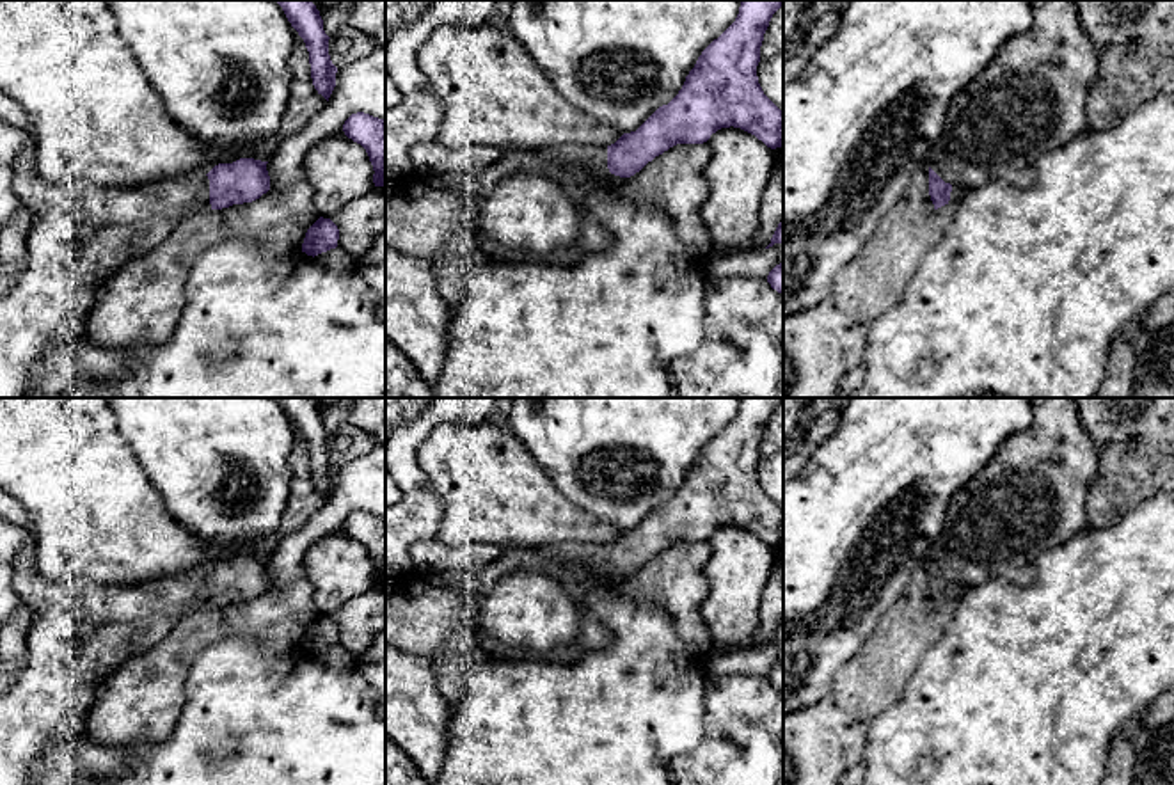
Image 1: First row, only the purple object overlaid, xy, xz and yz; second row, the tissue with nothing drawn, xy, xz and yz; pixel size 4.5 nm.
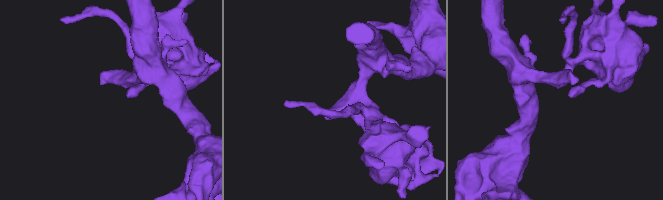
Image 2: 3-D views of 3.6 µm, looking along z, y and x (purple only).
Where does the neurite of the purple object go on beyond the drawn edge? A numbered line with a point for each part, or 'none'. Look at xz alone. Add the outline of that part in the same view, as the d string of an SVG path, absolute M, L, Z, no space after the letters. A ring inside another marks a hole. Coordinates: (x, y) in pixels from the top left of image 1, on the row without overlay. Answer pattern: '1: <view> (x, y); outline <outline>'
1: xz (592, 558); outline M565 542L535 549L572 574L606 575L609 572L607 543Z

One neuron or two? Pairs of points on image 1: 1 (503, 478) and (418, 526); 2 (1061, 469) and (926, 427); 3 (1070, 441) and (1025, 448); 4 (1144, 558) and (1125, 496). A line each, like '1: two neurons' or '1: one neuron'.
1: two neurons
2: two neurons
3: one neuron
4: two neurons

